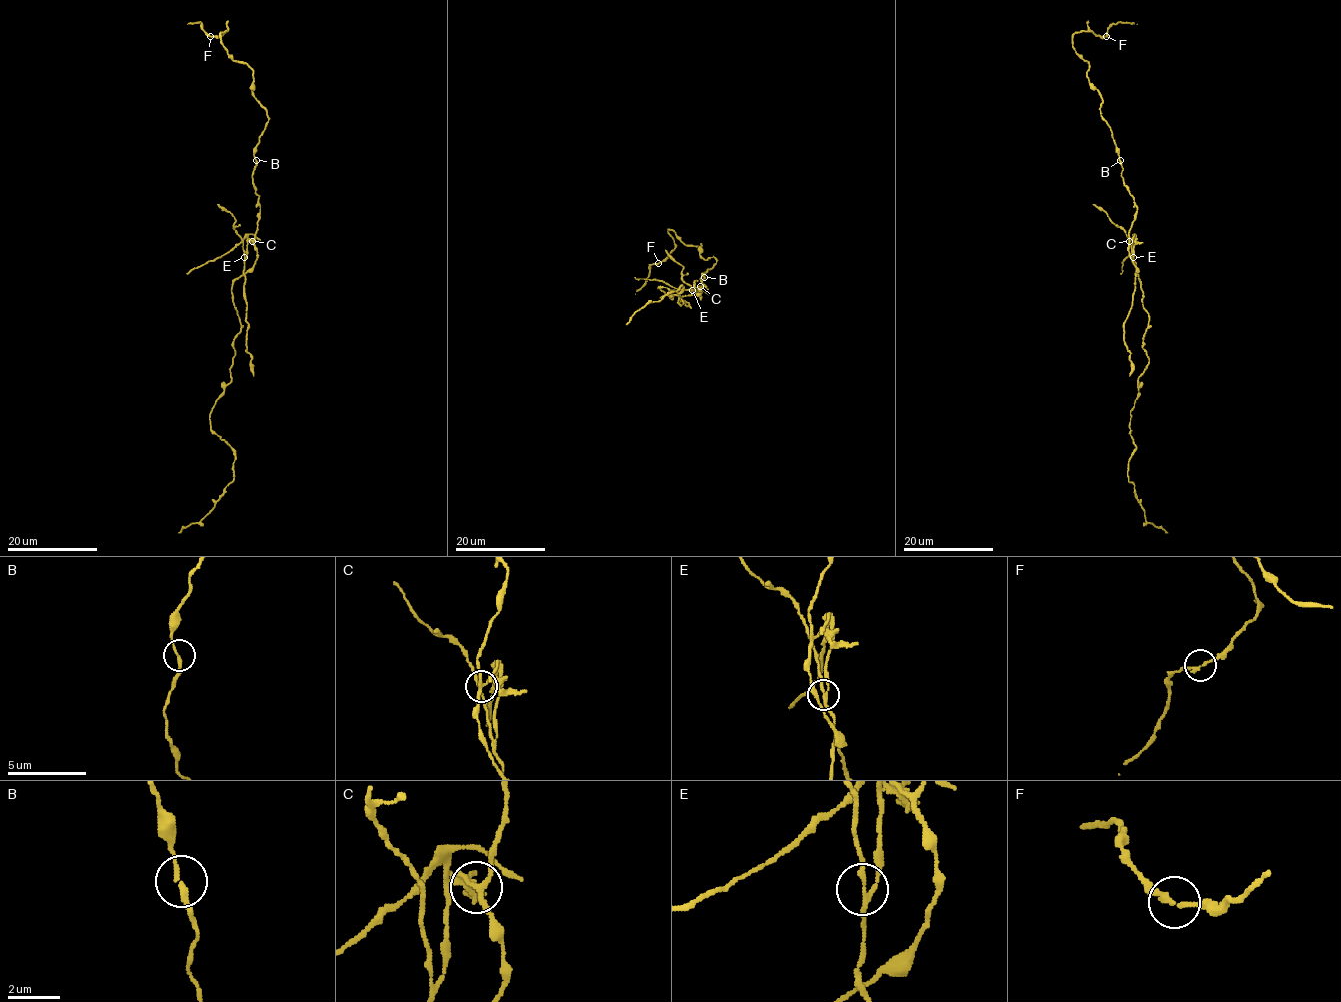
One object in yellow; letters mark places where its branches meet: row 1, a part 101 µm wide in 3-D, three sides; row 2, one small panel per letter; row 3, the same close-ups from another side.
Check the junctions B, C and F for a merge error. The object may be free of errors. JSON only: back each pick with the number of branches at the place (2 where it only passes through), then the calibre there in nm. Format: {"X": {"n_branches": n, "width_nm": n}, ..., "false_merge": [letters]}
{"C": {"n_branches": 3, "width_nm": 180}, "false_merge": ["C"]}

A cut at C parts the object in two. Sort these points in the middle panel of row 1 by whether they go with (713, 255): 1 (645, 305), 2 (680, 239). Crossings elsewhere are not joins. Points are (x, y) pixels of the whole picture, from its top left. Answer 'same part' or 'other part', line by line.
1: same part
2: same part

